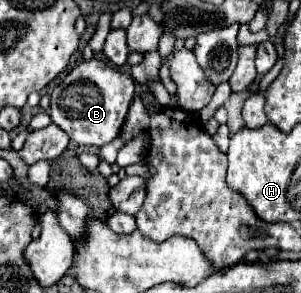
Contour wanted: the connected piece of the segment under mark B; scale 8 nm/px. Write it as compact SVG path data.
M91 58L77 64L51 92L49 116L53 124L67 132L75 146L103 146L119 136L125 114L133 100L133 80L121 70L111 68L105 60Z

